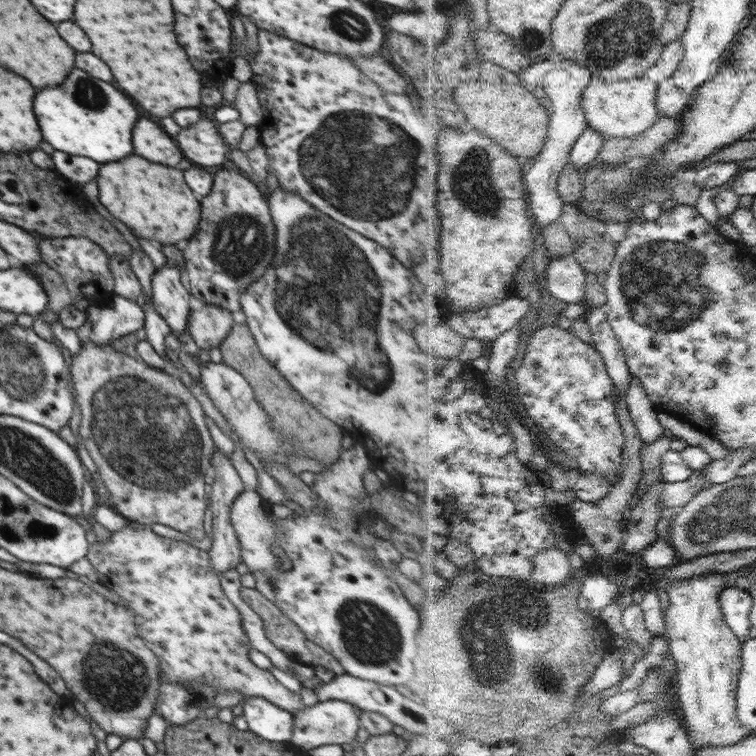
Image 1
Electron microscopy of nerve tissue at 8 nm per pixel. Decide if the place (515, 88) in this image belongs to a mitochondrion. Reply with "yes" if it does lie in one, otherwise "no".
no

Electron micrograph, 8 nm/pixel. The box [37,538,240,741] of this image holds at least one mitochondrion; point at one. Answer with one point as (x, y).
(116, 678)

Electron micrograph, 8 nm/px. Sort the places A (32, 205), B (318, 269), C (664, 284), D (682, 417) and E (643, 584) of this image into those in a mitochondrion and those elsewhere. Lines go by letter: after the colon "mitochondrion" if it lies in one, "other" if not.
A: other
B: mitochondrion
C: mitochondrion
D: other
E: other

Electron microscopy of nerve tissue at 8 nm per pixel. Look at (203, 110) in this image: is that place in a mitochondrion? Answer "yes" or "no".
no

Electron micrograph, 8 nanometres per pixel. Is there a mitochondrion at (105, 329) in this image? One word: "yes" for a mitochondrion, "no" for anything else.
no

